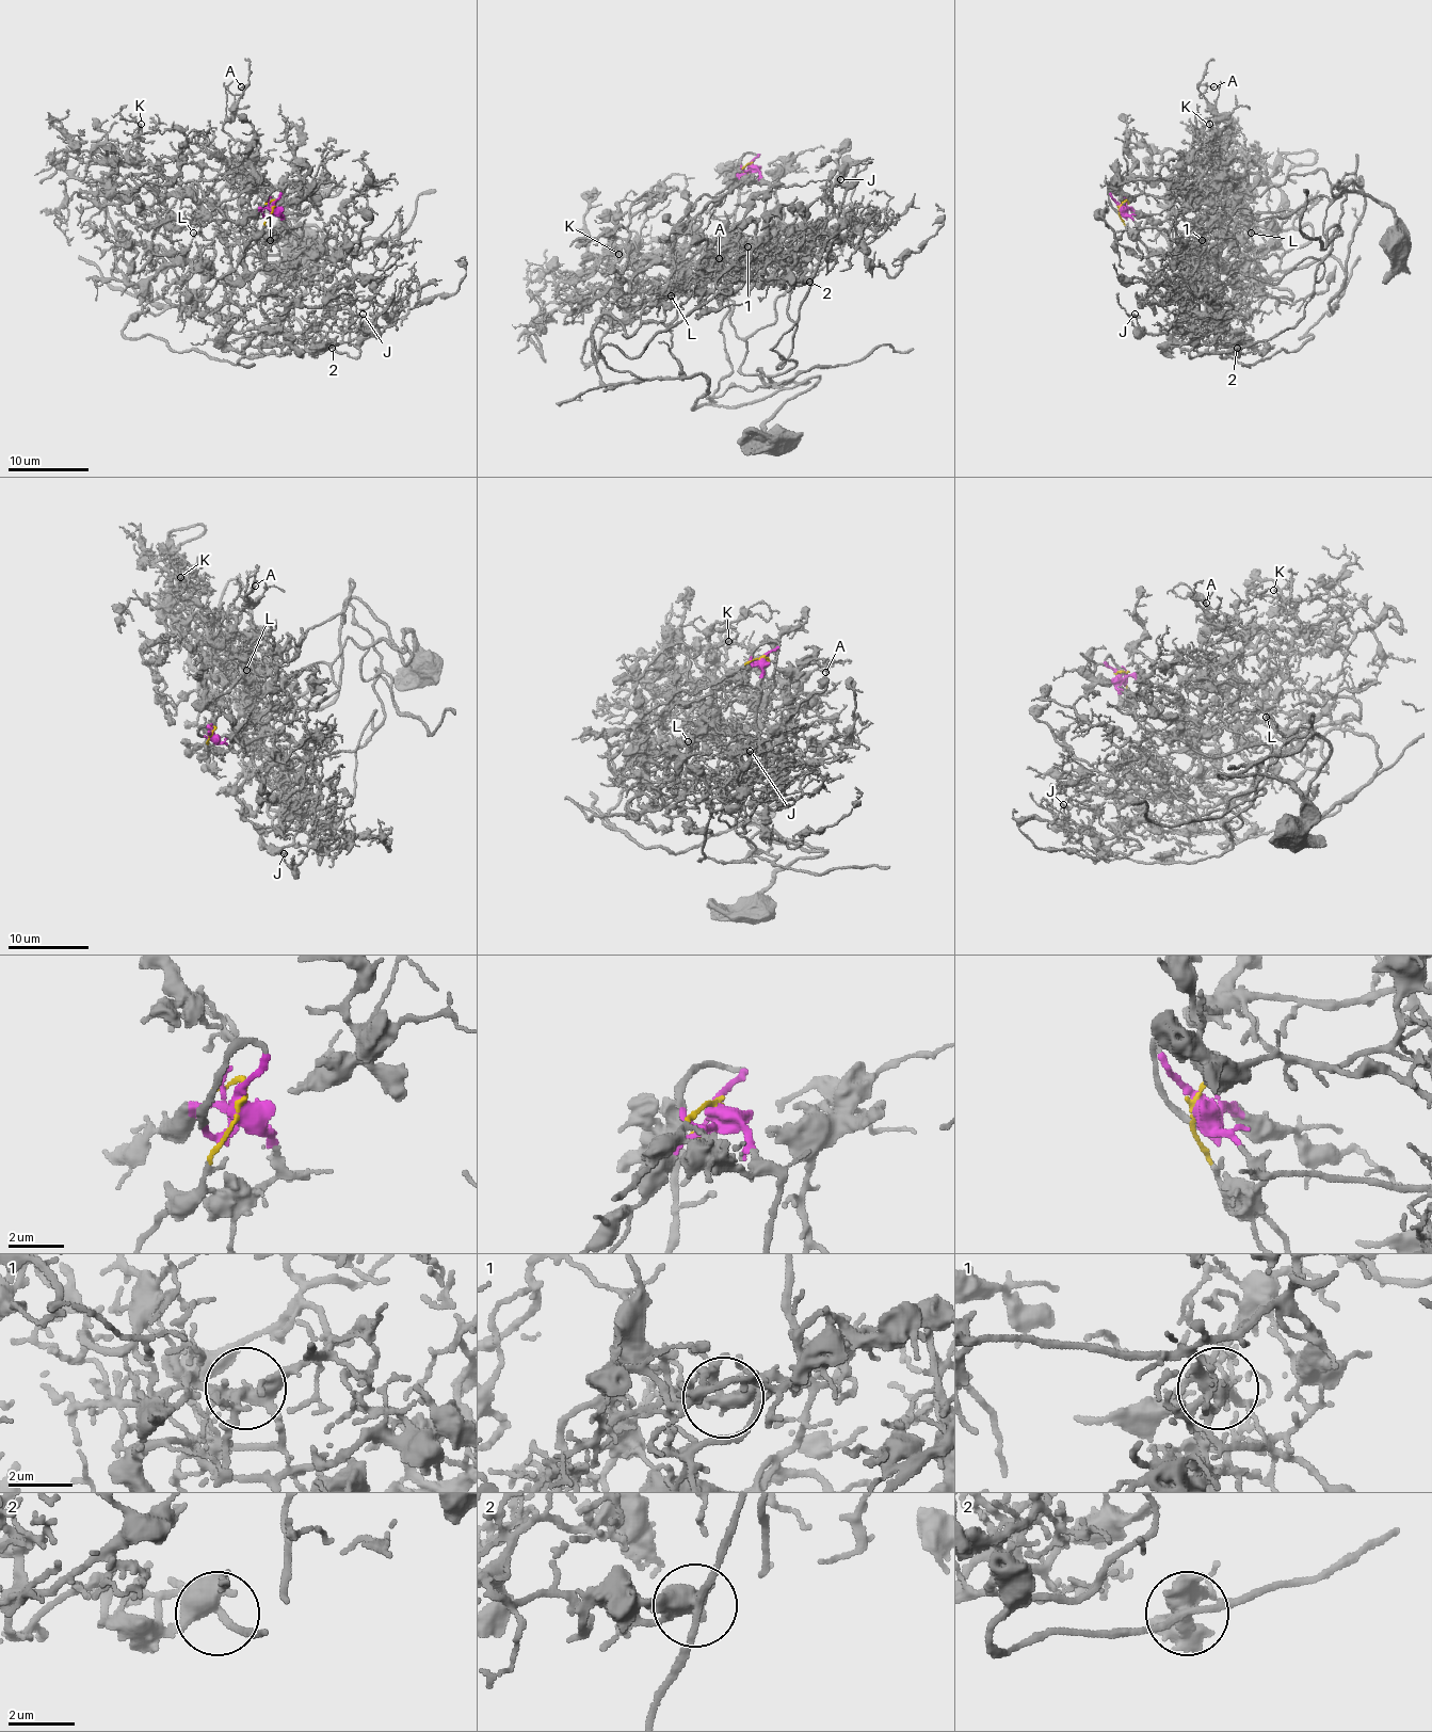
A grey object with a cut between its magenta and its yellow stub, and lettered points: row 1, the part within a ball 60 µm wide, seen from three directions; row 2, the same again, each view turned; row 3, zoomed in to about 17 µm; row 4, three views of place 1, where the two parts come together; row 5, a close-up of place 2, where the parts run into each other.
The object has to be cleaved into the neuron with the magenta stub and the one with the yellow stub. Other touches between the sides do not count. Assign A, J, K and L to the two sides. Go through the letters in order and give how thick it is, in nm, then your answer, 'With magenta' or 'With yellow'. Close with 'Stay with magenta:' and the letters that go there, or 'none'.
A: Thickness 140 nm. With magenta
J: Thickness 160 nm. With magenta
K: Thickness 130 nm. With yellow
L: Thickness 100 nm. With yellow
Stay with magenta: A, J

